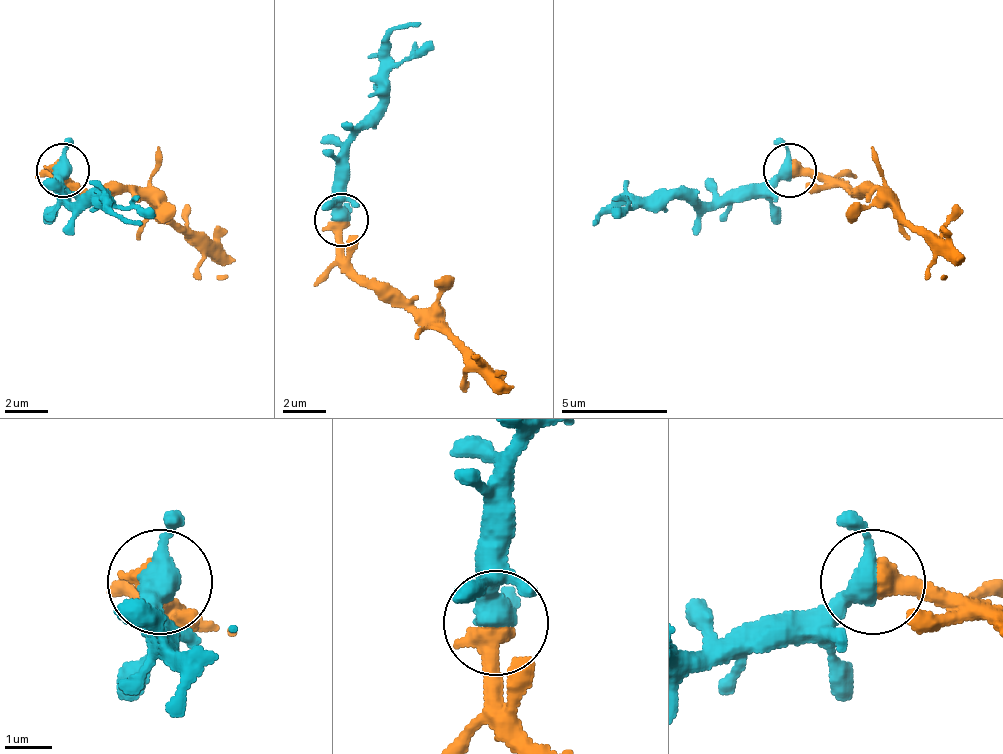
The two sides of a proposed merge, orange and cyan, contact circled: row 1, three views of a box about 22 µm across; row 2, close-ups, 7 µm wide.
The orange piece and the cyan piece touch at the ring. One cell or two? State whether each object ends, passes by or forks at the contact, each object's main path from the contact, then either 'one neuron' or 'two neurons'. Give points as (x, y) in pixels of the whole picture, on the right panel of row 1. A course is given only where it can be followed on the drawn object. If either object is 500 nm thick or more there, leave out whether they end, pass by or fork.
orange runs (791, 169), (818, 169), (844, 190), (876, 190), (950, 264), (940, 280); cyan runs (791, 169), (706, 201), (616, 201), (594, 227); one neuron

